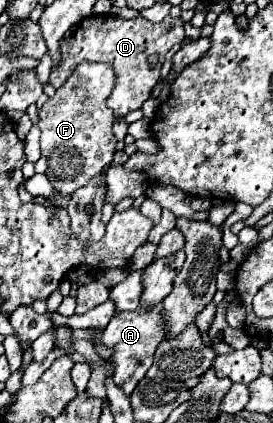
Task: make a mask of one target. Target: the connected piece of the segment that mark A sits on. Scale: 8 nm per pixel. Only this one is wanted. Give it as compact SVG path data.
M123 311L115 315L105 331L101 333L101 345L111 349L113 355L107 359L113 365L113 381L127 395L135 389L135 385L145 377L147 369L153 363L153 353L161 343L161 323L157 323L157 311Z

